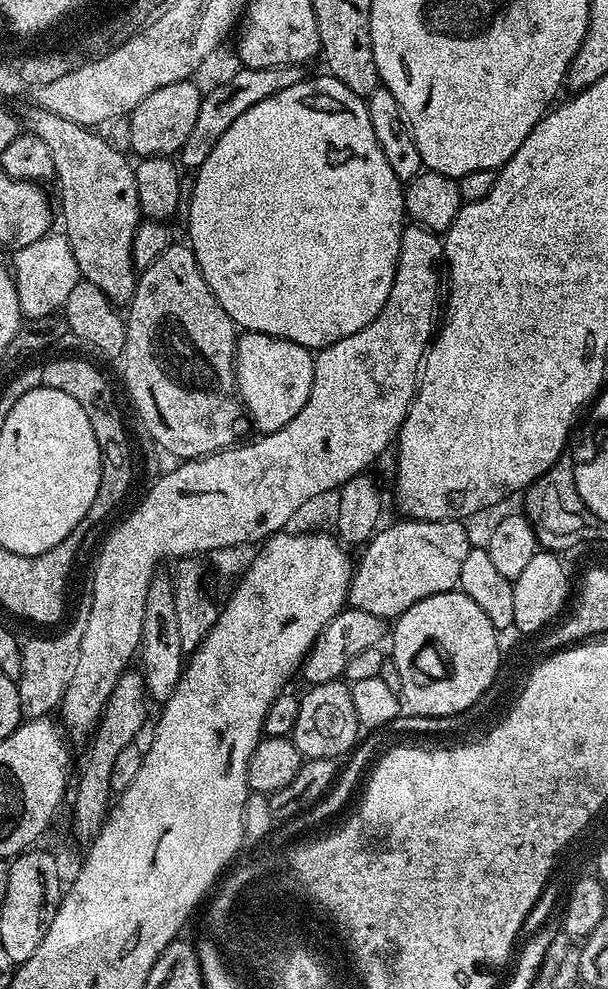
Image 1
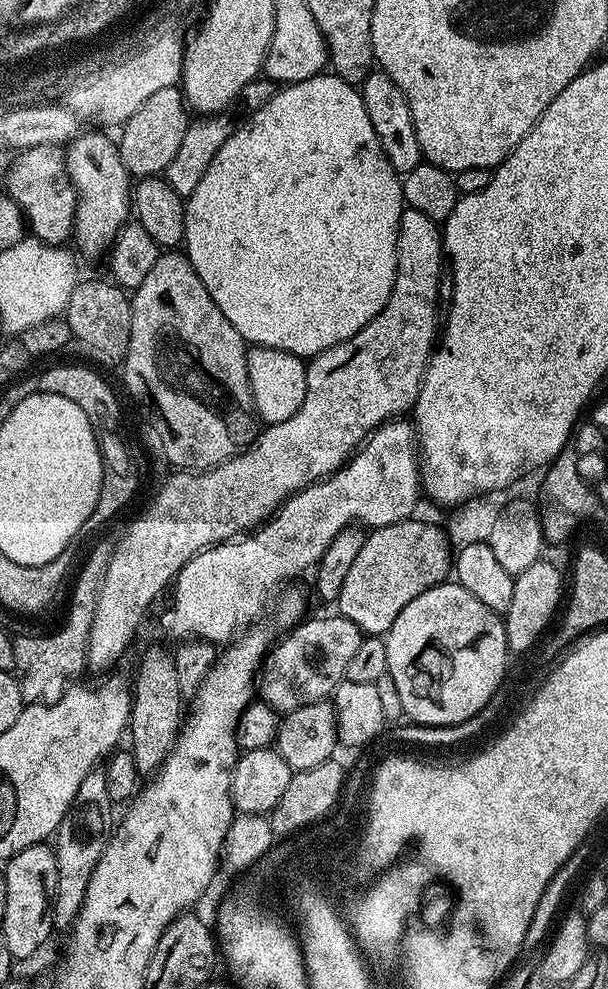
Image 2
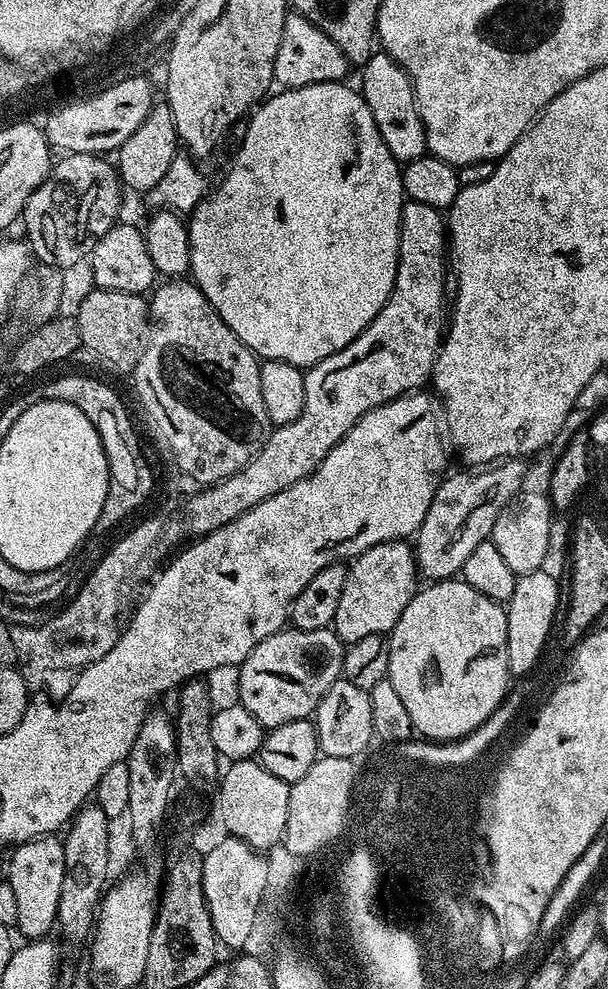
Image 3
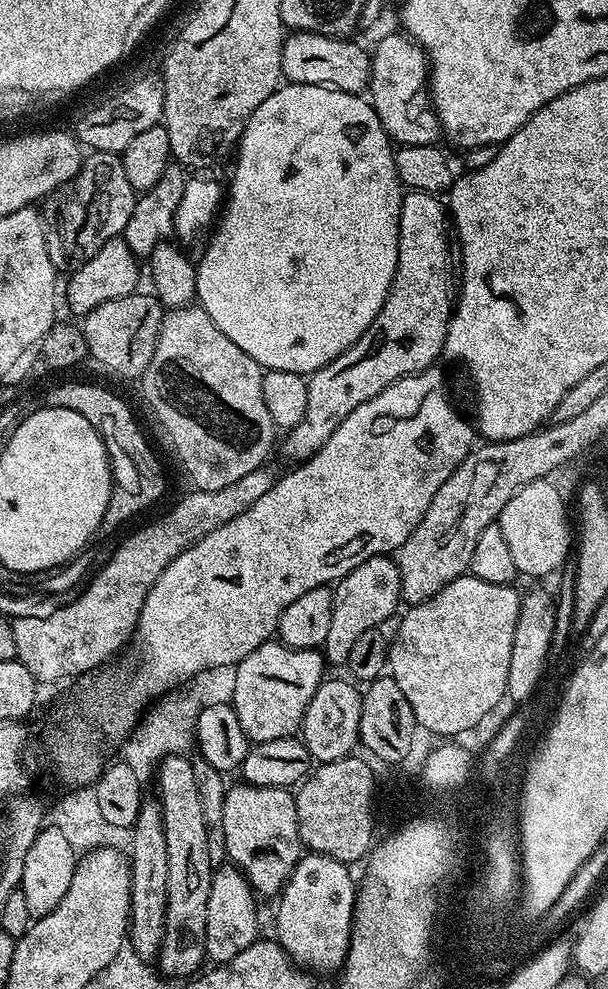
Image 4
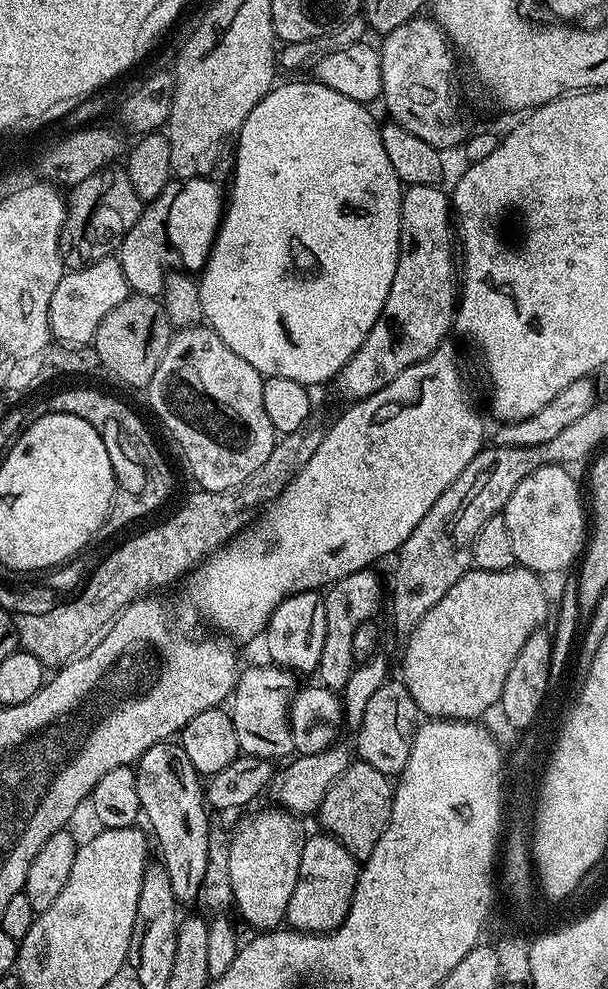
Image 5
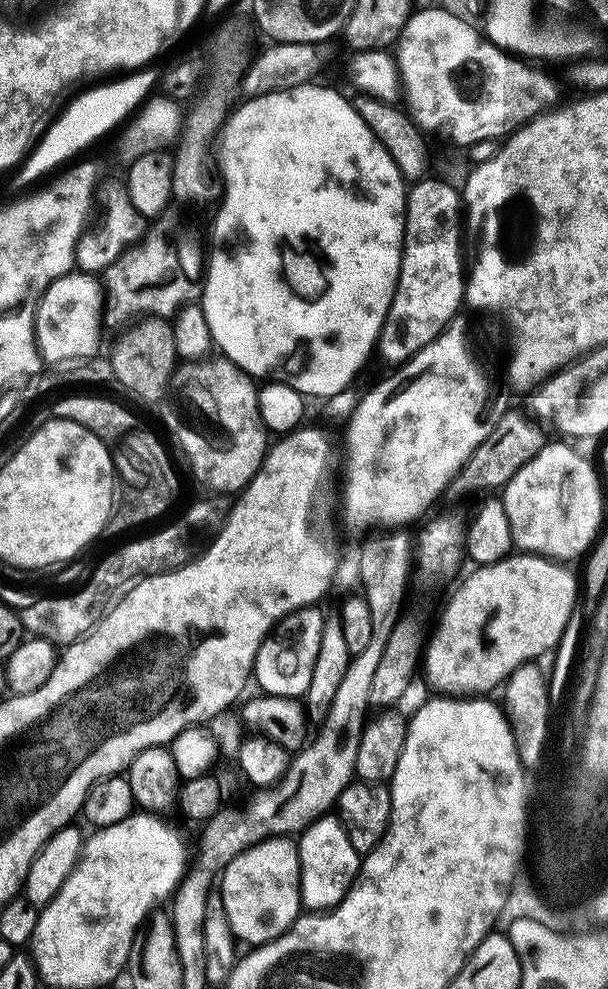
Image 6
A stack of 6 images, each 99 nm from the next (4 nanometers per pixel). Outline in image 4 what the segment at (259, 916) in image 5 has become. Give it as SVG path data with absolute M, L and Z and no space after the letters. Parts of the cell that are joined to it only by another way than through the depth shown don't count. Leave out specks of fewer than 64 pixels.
M239 782L227 789L222 802L222 834L227 859L248 880L253 892L275 897L302 855L295 795L287 788Z

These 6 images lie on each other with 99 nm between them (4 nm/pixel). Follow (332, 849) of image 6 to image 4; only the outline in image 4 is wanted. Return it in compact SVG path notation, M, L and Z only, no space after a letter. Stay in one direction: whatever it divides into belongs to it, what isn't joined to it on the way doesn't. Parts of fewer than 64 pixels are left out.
M308 852L301 855L296 869L292 871L275 901L276 943L293 962L307 966L313 973L339 973L344 967L344 959L348 957L358 887L354 876L352 880L348 872L351 872L349 865L342 861L320 852Z

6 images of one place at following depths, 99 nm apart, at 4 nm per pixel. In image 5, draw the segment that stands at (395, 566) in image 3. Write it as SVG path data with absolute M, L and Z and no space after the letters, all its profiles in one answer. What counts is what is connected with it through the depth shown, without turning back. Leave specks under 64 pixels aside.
M371 567L358 570L354 574L346 574L346 578L336 581L323 593L324 605L326 606L326 642L322 642L322 658L320 659L320 666L318 669L319 683L323 687L331 688L333 690L343 690L346 682L350 682L350 674L354 667L352 659L352 635L354 630L358 630L358 626L369 623L373 619L372 616L380 608L380 603L385 603L386 588L380 585L378 577L372 573Z

